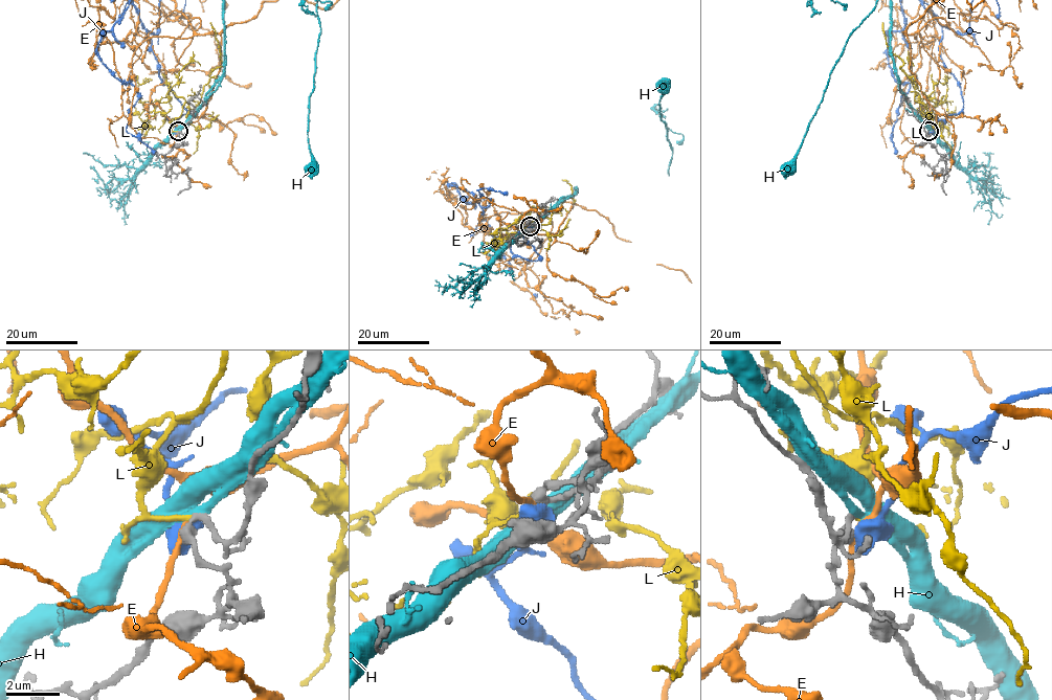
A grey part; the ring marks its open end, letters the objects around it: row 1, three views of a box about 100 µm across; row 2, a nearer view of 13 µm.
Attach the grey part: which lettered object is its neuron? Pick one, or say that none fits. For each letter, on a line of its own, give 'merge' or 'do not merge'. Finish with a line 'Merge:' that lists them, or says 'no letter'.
E: do not merge
H: do not merge
J: do not merge
L: merge
Merge: L

